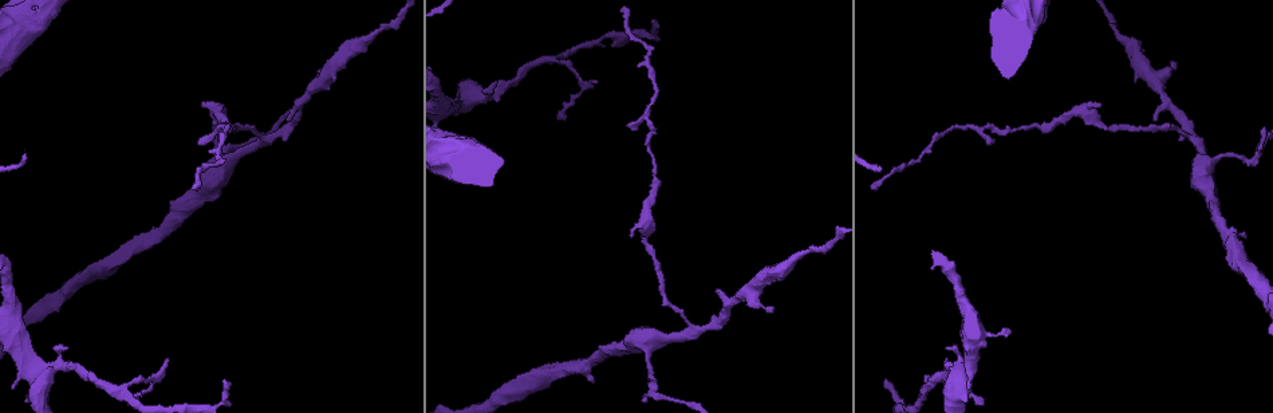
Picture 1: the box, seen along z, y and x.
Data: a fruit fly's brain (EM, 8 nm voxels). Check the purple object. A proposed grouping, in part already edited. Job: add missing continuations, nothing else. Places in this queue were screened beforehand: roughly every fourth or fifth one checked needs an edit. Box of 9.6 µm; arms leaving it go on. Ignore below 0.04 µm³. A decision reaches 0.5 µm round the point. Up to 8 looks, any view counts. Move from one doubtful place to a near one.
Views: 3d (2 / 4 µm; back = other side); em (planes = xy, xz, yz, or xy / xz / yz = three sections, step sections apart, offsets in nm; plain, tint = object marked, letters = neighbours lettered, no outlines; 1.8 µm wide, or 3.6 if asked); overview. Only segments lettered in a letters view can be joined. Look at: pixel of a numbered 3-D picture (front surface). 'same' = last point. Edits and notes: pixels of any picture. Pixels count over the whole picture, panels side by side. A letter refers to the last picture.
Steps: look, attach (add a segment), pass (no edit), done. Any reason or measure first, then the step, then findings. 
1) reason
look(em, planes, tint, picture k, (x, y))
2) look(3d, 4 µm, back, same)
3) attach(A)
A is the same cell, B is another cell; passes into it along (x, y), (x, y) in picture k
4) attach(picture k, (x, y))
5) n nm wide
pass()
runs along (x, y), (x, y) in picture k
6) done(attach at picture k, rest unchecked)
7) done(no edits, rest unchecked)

branch stops here
look(3d, 2 µm, picture 1, (772, 307))

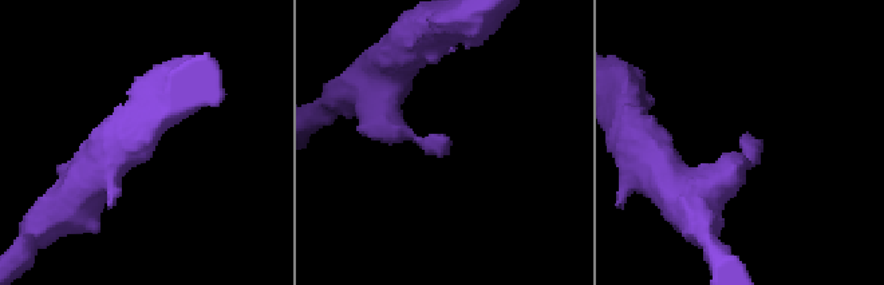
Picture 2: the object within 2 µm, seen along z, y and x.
look(em, planes, tint, picture 2, (448, 139))

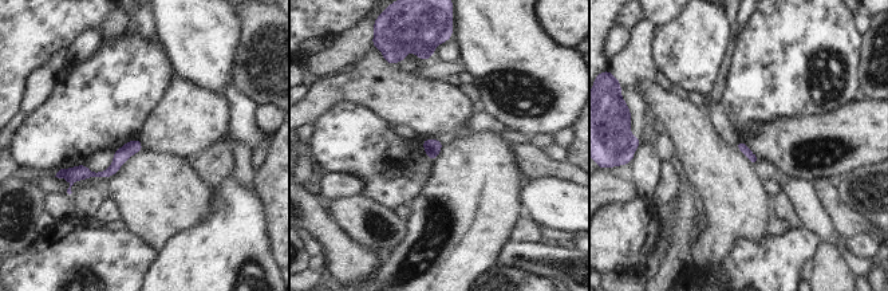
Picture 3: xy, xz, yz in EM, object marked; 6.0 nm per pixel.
look(em, planes, letters, same)

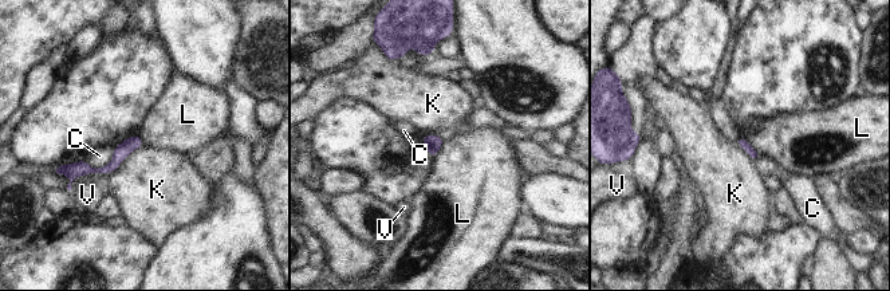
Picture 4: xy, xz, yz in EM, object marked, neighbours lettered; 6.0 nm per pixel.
pass()
C, K, L and V are other cells; runs along (138, 141), (105, 170), (65, 169) in picture 4; none of them fits

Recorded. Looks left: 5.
free end
look(em, planes, plain, picture 1, (290, 120))

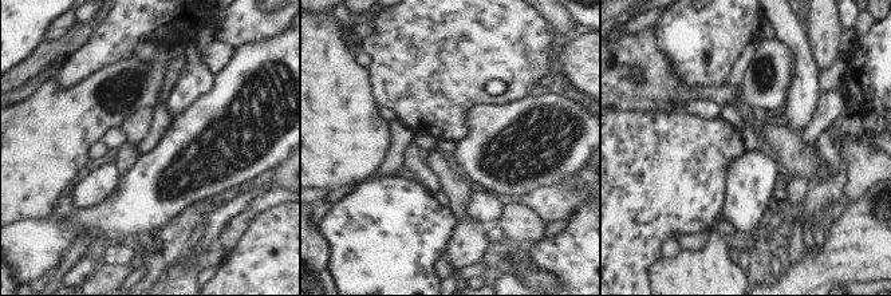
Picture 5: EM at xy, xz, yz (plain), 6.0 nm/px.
look(em, planes, letters, same)

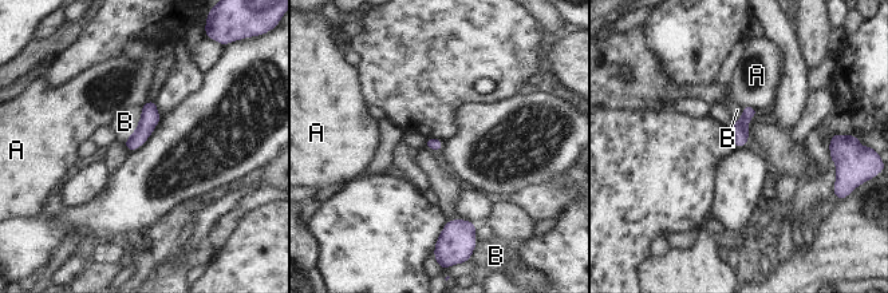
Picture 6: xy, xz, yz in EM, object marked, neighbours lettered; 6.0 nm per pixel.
pass()
A and B are other cells; none of them fits

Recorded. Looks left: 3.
look(em, planes, letters, picture 1, (204, 107))

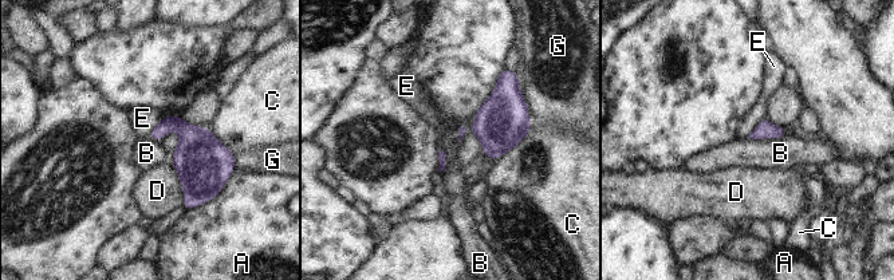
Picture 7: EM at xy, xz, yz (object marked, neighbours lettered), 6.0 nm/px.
A touches over 380 nm
pass()
A, B, C, D, E and G are other cells; border along (786, 134), (764, 138), (747, 137) in picture 7; no lettered segment goes on from it

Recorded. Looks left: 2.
done(no edits, rest unchecked)

